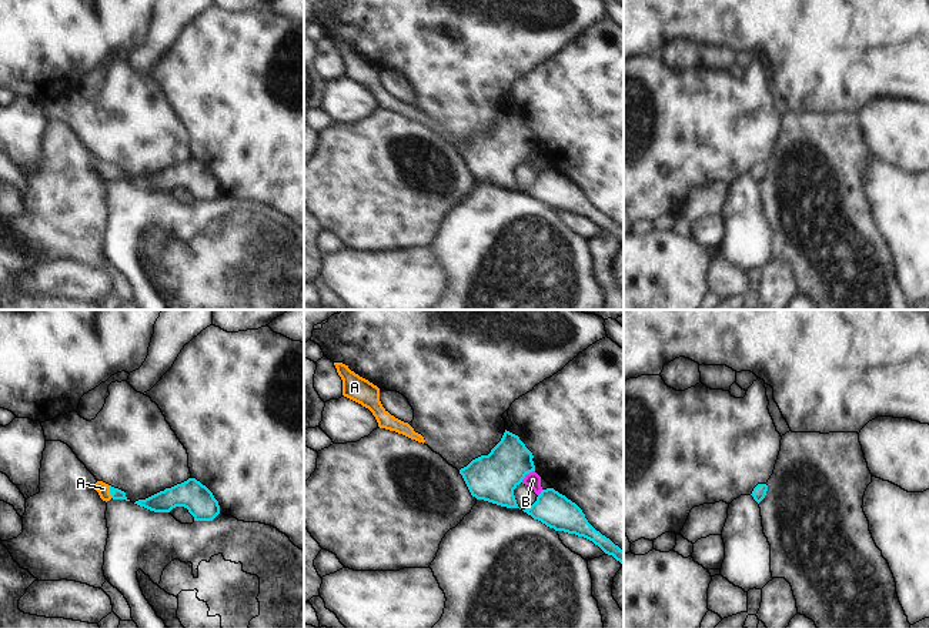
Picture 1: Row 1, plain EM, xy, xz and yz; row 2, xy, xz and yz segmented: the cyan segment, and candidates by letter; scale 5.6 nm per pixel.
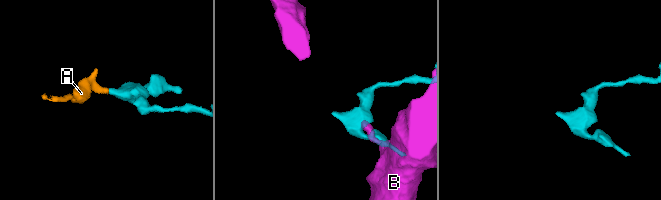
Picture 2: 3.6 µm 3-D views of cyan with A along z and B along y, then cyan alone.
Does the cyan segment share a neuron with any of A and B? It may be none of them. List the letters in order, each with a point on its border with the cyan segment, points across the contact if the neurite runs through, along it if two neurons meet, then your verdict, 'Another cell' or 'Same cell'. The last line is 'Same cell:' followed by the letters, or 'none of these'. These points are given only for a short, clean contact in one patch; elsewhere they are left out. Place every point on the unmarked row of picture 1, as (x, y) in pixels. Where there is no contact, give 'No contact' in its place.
A: Touches cyan at xy (110, 171). Path across: xy (116, 174), (110, 171), (103, 169). Same cell
B: Touches cyan at xz (527, 153). Another cell
Same cell: A

